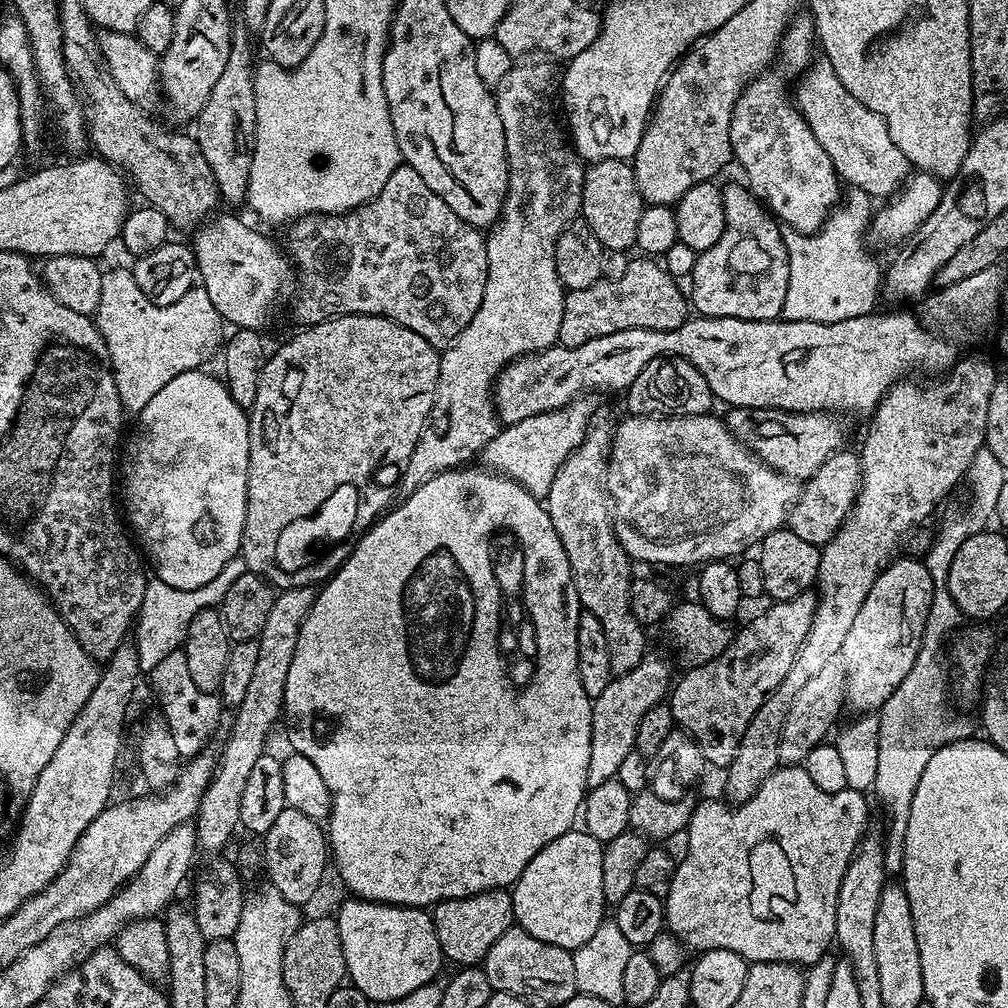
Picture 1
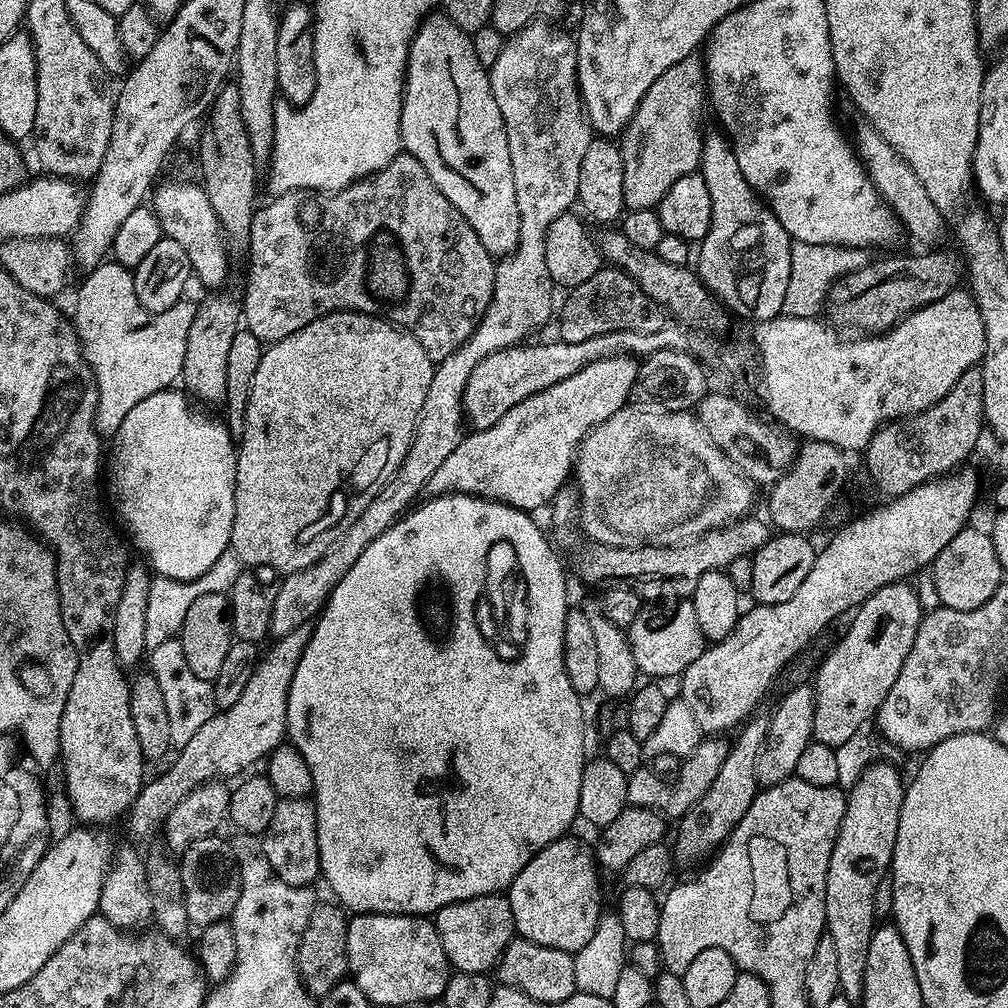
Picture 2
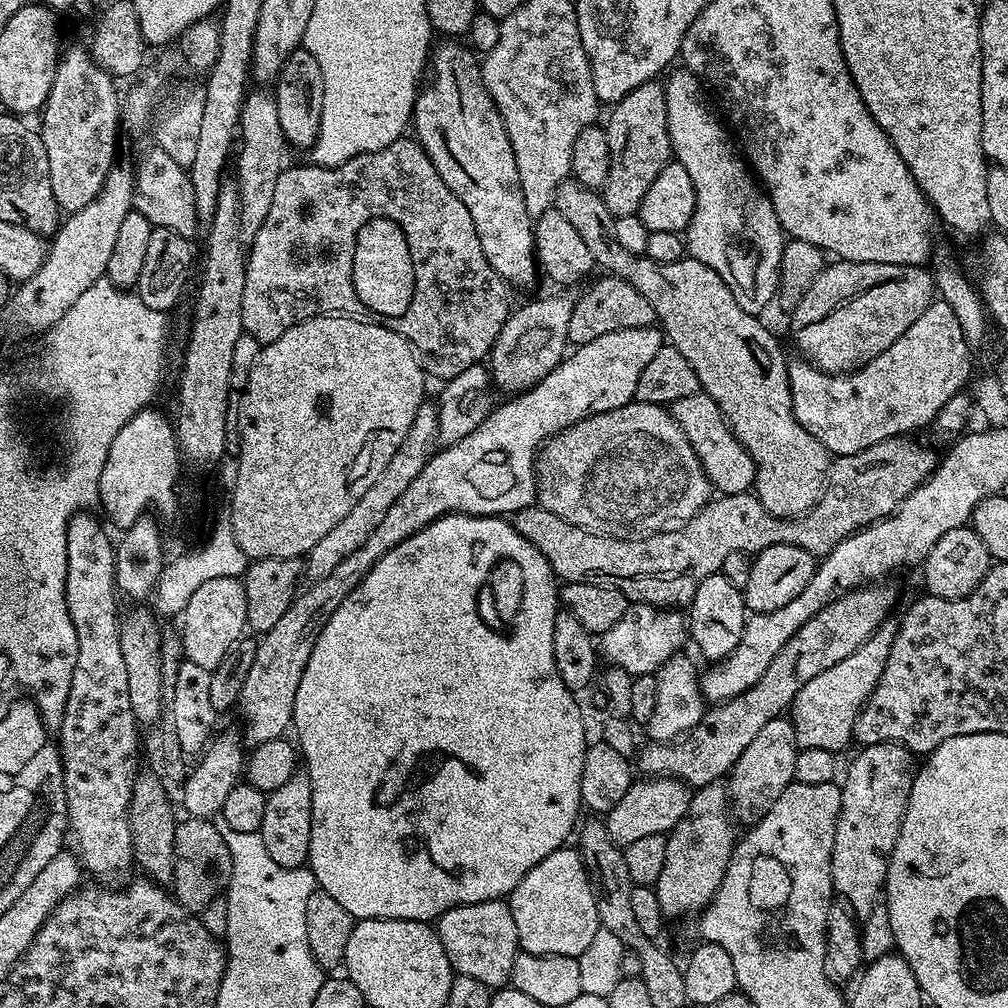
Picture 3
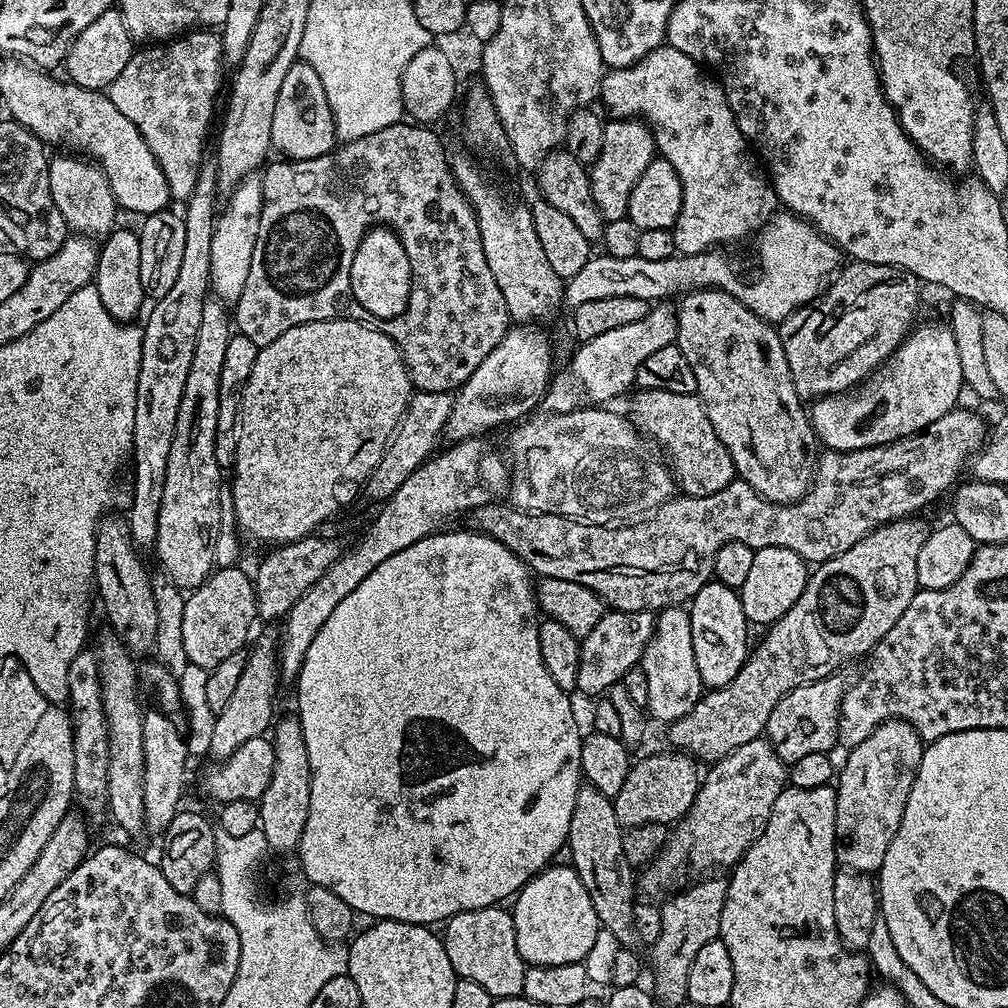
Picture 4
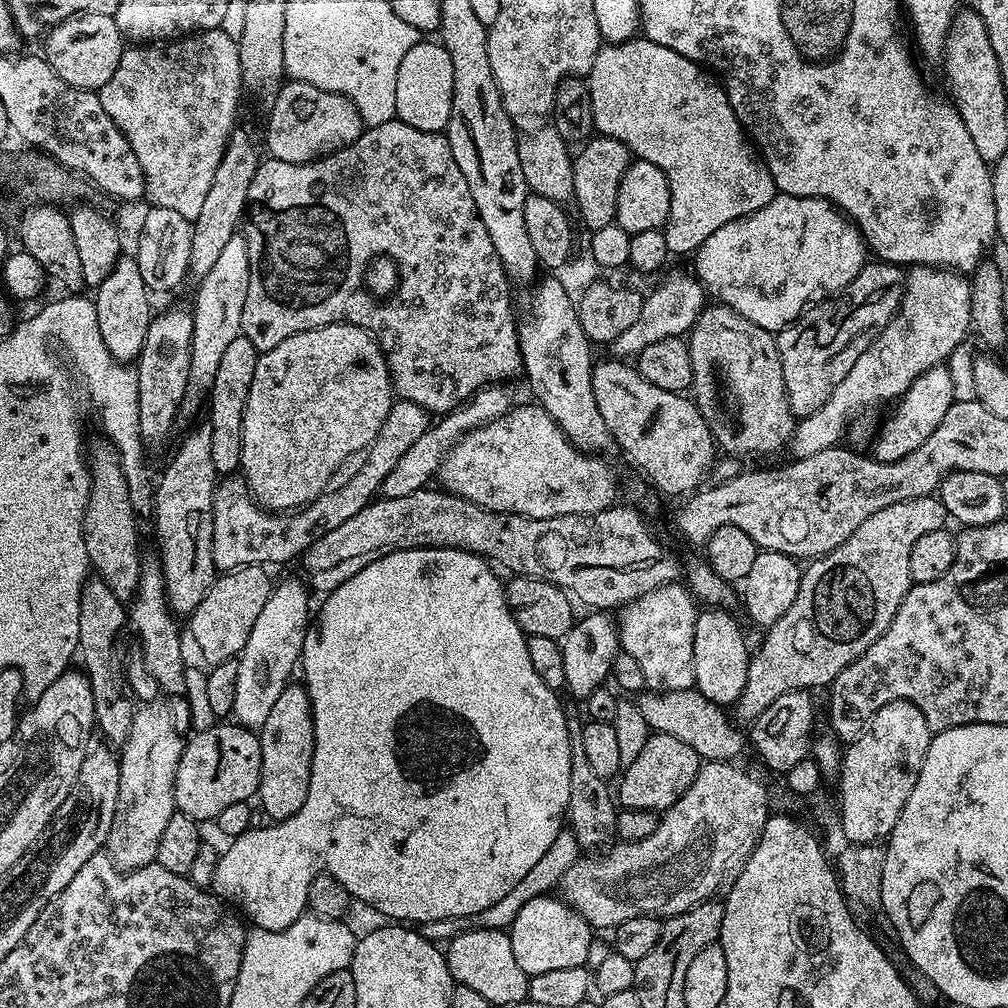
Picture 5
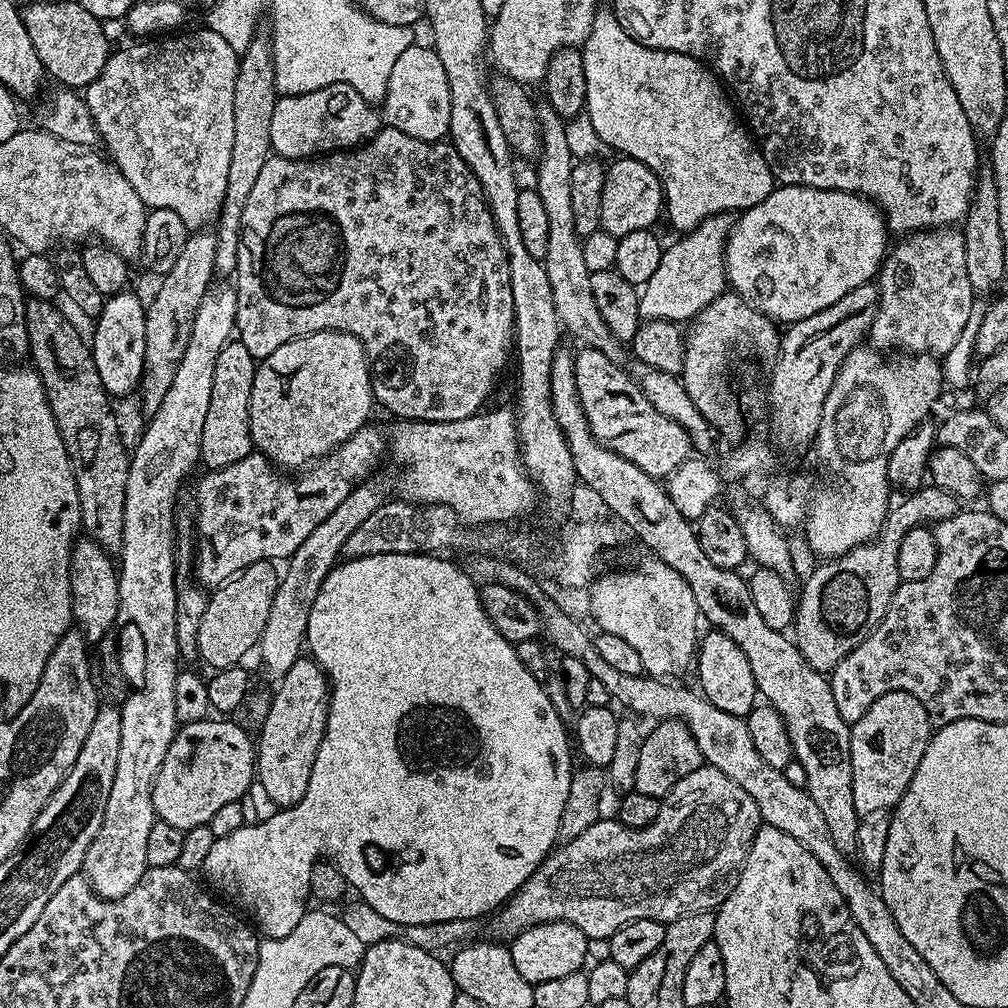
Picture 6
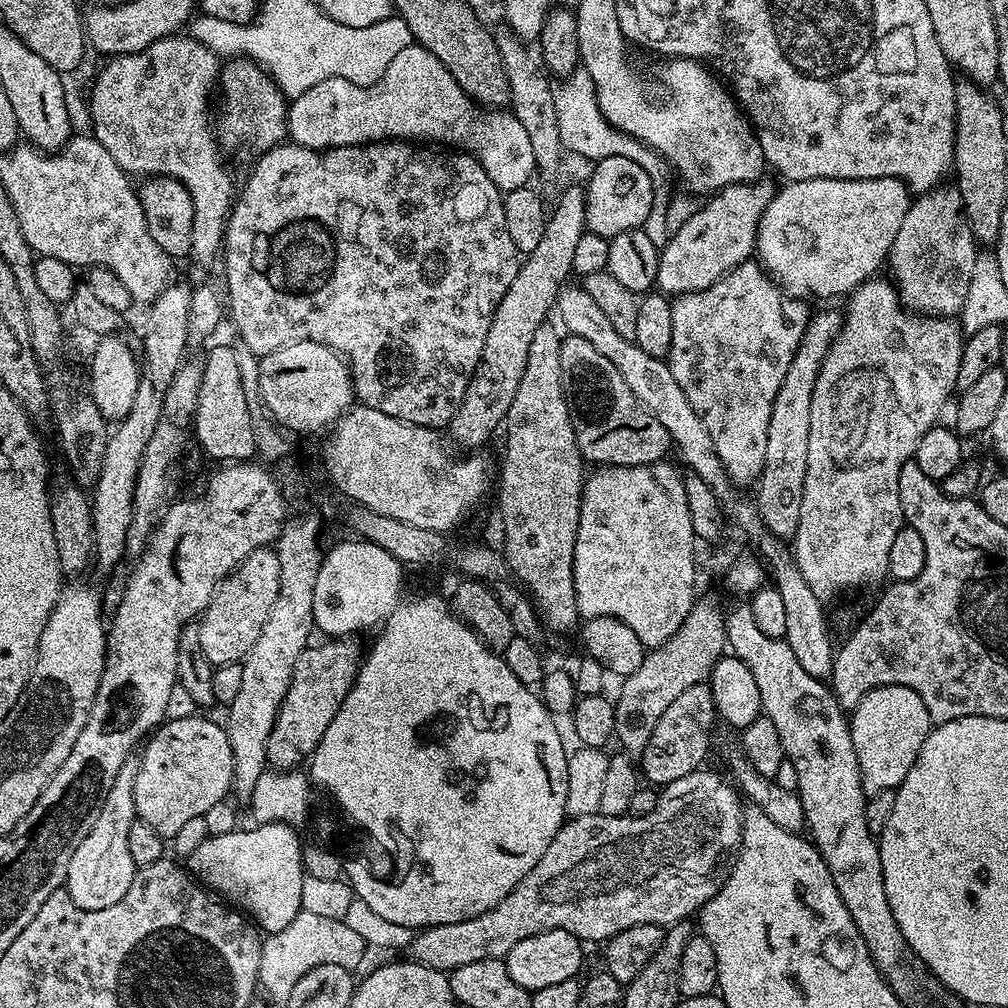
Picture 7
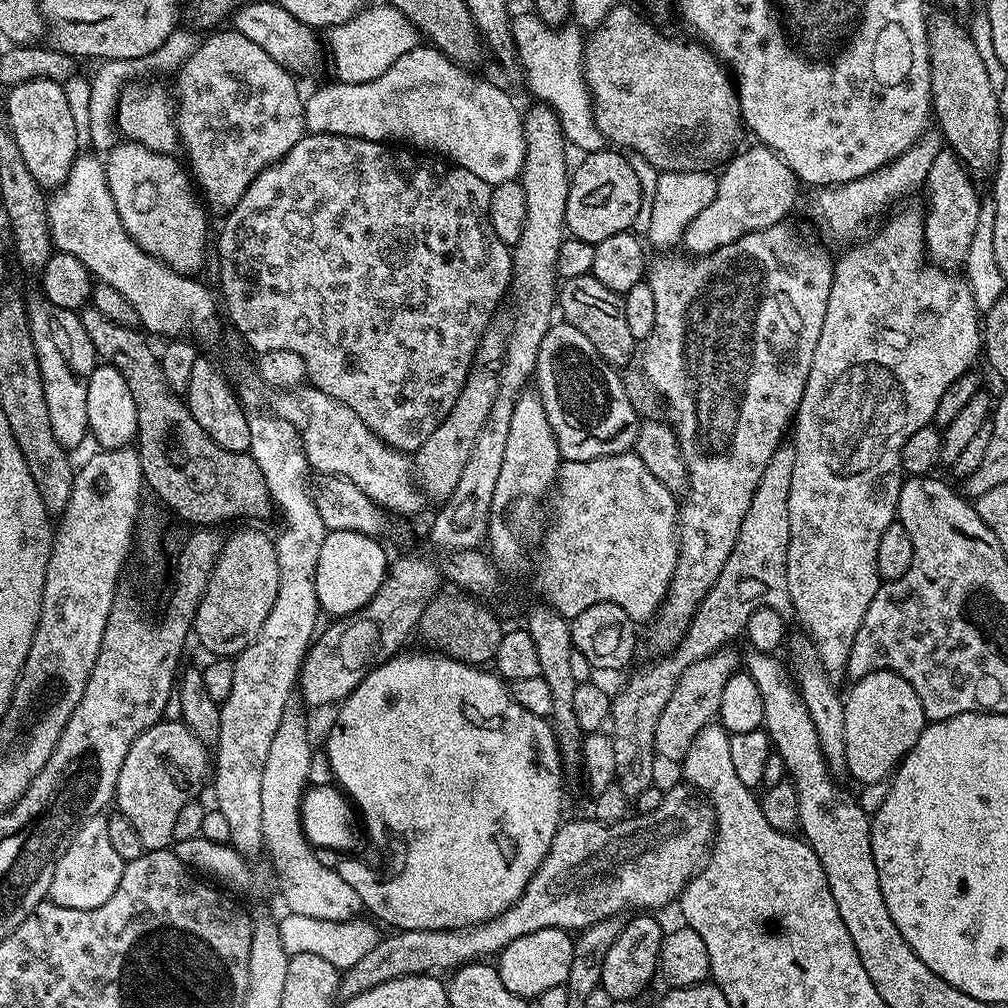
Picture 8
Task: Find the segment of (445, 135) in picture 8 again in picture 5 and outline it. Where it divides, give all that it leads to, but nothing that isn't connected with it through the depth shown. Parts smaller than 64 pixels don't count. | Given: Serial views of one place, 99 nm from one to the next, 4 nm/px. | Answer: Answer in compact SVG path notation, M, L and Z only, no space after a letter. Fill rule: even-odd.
M424 38L419 44L410 46L410 50L406 50L406 58L402 58L402 66L398 66L398 82L394 90L395 119L414 126L414 130L443 133L448 127L454 94L454 66L450 66L450 54L444 49L444 45L439 42L431 44L428 40L431 39ZM288 80L270 106L268 116L268 152L273 160L291 164L308 164L334 154L364 133L365 123L356 107L338 92L318 90L301 80Z

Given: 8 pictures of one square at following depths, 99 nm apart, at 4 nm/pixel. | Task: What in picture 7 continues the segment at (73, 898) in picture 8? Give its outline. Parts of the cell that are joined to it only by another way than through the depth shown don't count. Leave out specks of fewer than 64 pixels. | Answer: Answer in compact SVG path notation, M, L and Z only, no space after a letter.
M126 763L118 770L118 778L114 778L114 786L110 786L102 802L98 822L94 822L90 834L78 842L78 850L74 850L74 858L70 858L64 884L70 898L74 898L82 910L106 910L106 906L122 902L138 871L129 848L130 830L137 819L133 798L135 777L135 763Z

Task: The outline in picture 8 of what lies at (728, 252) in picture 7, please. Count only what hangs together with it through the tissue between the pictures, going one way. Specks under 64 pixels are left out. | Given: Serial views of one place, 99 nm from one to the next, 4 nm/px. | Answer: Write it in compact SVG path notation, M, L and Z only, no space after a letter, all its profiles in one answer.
M763 146L737 151L723 165L717 182L714 202L702 210L685 230L682 247L685 253L699 258L763 228L781 223L796 204L796 176L774 152Z

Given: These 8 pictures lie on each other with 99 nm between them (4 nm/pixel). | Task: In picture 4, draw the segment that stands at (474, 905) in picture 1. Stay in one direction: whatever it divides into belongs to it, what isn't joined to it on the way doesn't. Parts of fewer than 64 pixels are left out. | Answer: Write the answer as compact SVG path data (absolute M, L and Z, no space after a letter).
M497 906L495 908L483 908L482 910L470 910L463 912L457 916L450 917L443 925L444 932L442 931L442 939L444 941L444 949L446 955L450 958L450 966L454 966L457 977L461 980L469 980L470 982L478 982L478 986L483 986L486 994L490 994L493 998L498 1000L509 1000L511 996L520 996L524 990L524 970L525 963L522 954L518 954L518 938L514 938L514 922L512 921L512 913L507 907Z

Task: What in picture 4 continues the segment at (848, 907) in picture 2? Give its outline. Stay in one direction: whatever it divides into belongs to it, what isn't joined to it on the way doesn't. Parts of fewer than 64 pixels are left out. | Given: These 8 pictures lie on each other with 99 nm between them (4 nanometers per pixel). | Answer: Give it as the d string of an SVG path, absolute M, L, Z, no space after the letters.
M887 720L845 755L848 757L844 769L839 769L835 785L836 859L849 872L879 873L886 850L890 850L890 842L898 834L925 747L925 741L910 722Z

